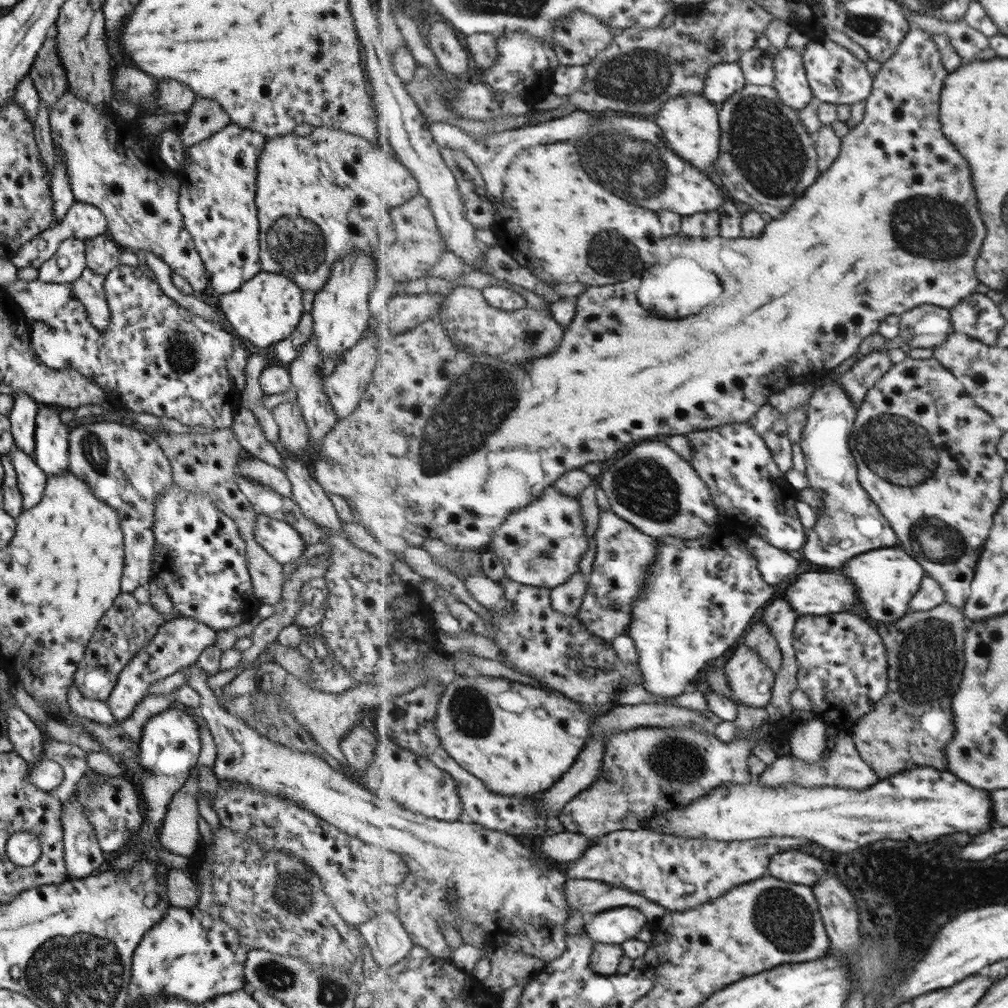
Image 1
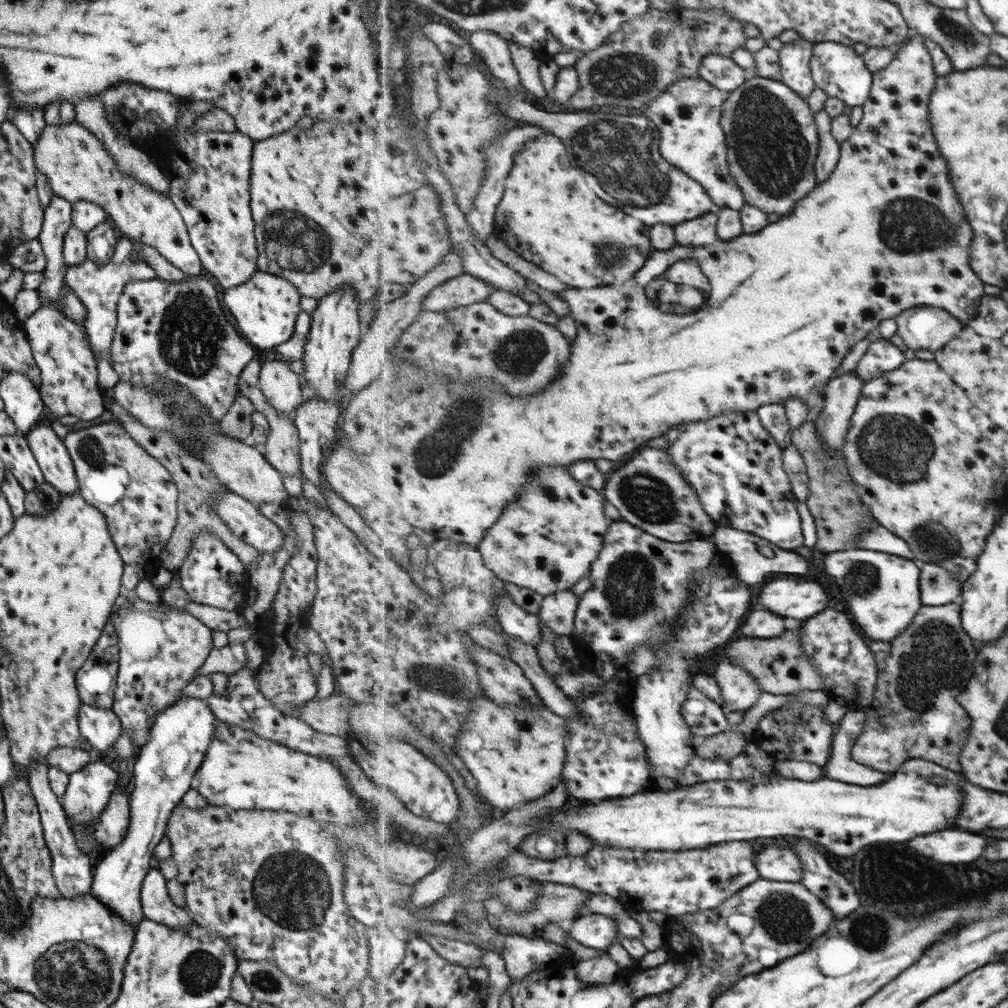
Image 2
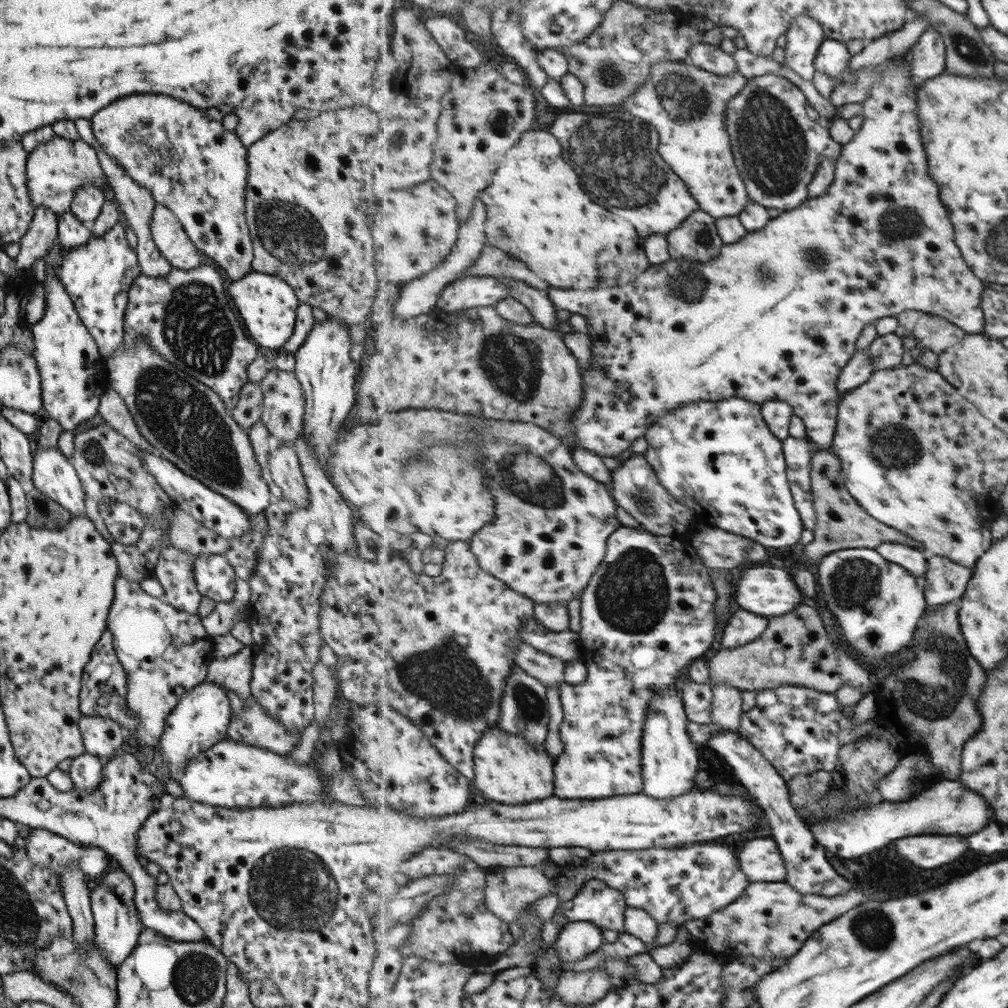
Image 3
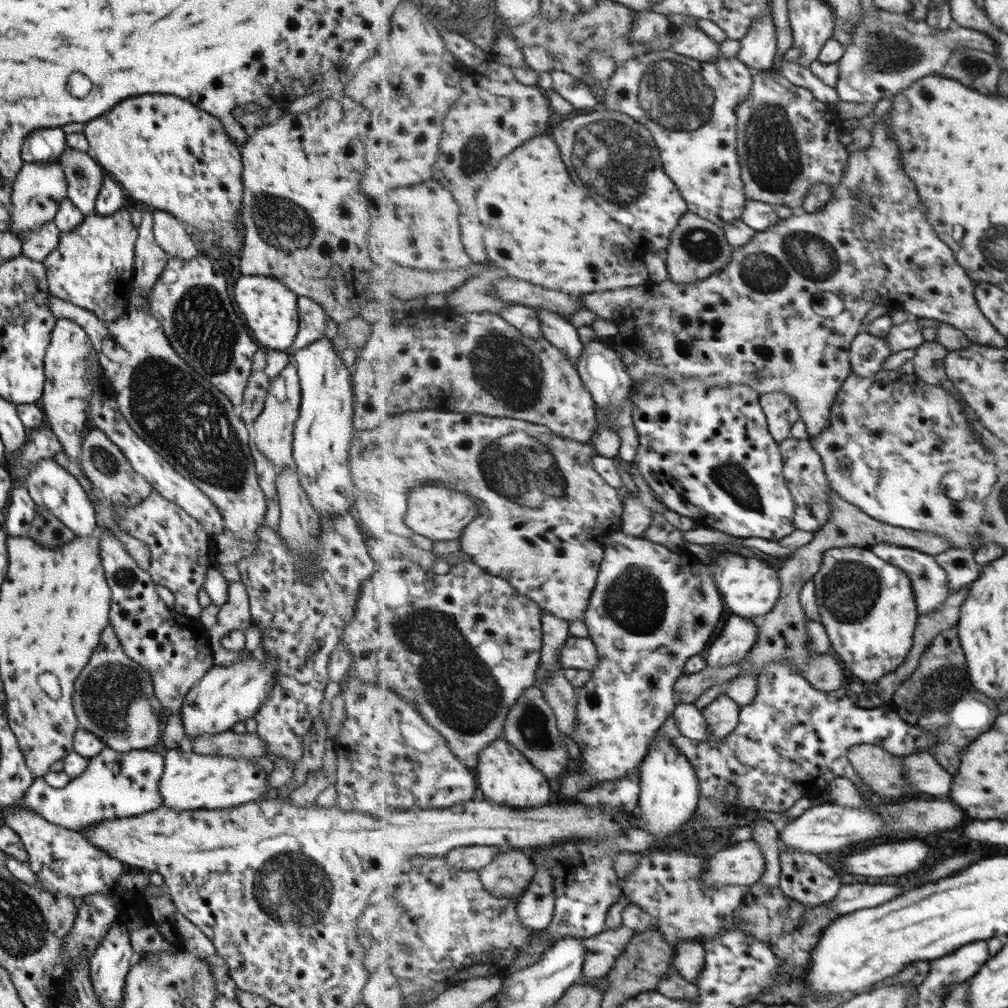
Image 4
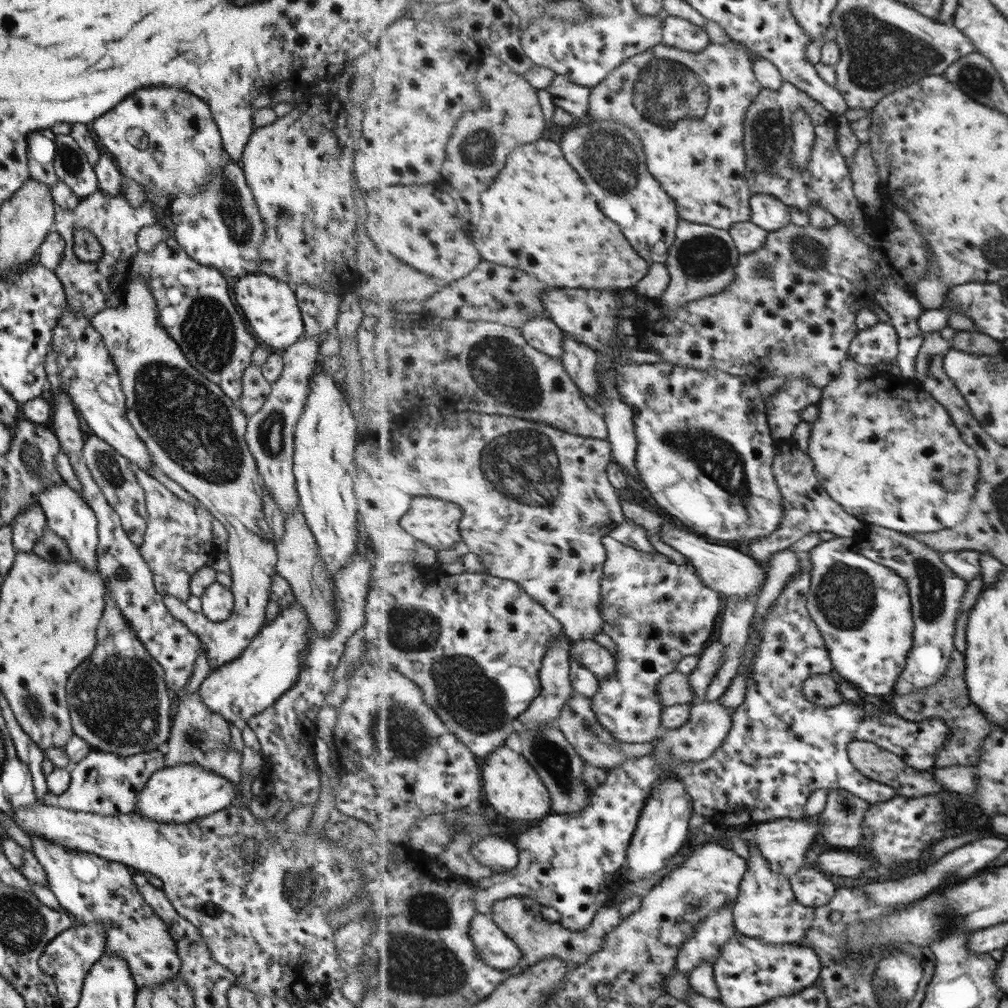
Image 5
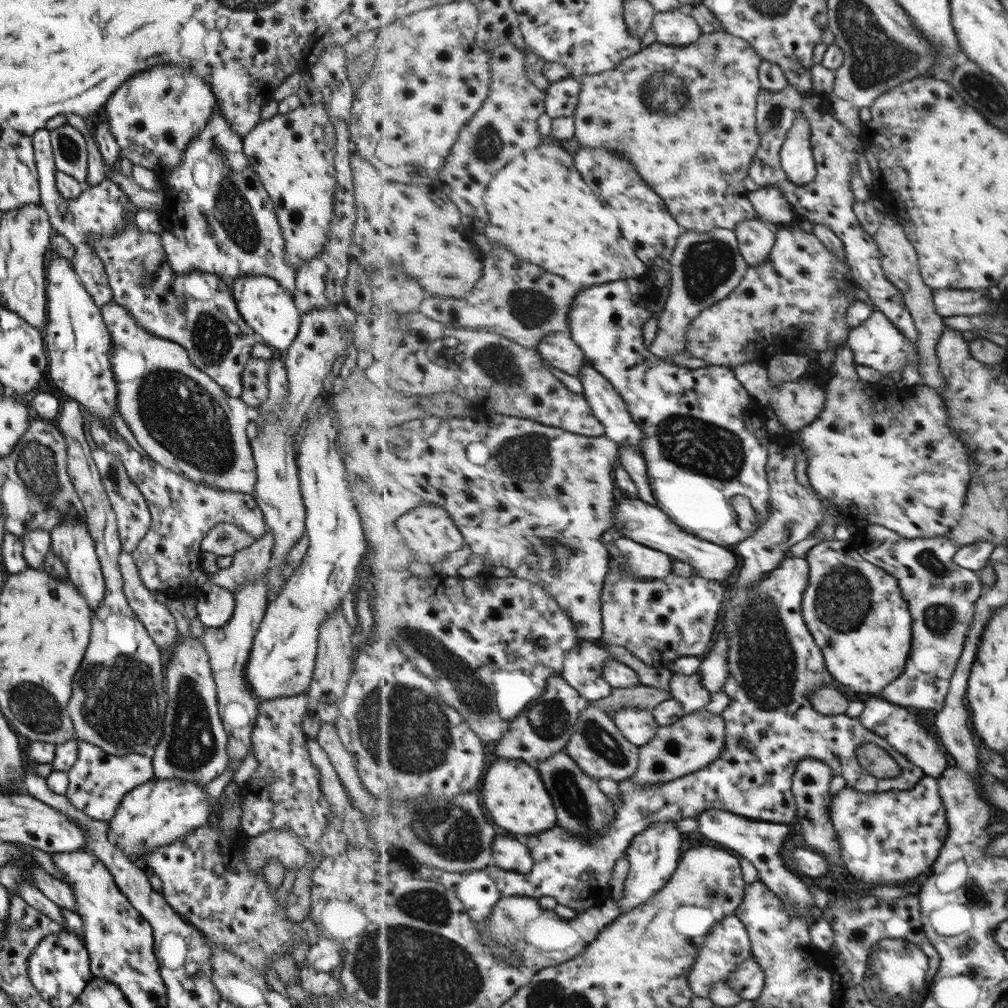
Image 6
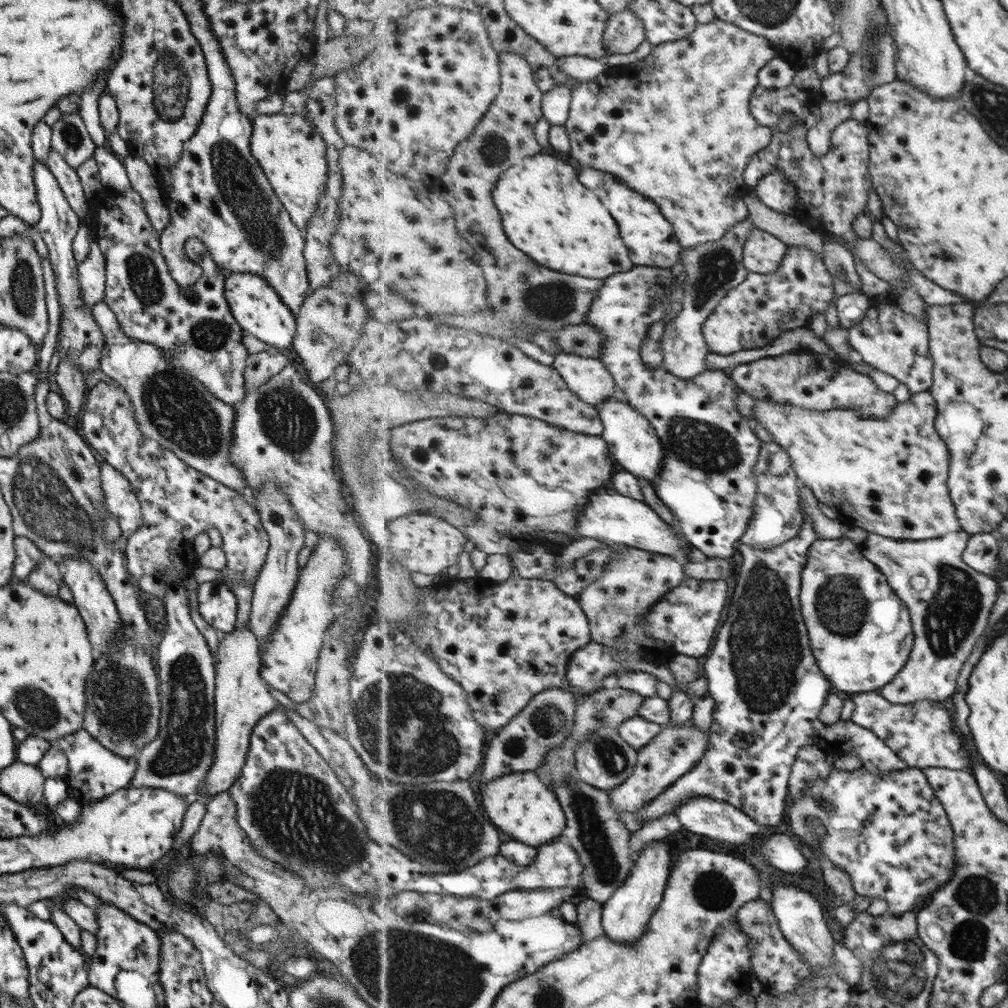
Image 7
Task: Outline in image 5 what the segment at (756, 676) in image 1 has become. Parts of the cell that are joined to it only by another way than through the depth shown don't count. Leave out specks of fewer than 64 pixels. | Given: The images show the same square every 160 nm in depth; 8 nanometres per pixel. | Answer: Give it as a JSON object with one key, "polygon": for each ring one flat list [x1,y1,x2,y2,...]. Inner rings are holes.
{"polygon":[[719,701,693,704,690,721,681,728,664,729,659,737,660,744,654,750,653,755,657,757,659,764,668,764,670,768,675,759,681,762,702,761,713,756,716,748,725,742,733,728,733,713,732,709]]}

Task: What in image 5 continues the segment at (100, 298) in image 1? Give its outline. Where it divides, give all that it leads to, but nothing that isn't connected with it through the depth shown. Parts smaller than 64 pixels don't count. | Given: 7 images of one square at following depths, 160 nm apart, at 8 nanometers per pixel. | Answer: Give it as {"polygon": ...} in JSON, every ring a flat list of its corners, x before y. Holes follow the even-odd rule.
{"polygon":[[97,189,84,198,77,211,68,212,56,204,54,211,53,230,64,240,64,249,60,262,52,271,61,283,66,304,87,317,103,309,114,309,126,294,129,281,128,260,138,250,138,230,158,224,153,204,147,199,140,206,132,208,122,194,104,194],[81,229,88,230,95,236,102,248,100,257,95,261,79,260,73,252,74,232]]}

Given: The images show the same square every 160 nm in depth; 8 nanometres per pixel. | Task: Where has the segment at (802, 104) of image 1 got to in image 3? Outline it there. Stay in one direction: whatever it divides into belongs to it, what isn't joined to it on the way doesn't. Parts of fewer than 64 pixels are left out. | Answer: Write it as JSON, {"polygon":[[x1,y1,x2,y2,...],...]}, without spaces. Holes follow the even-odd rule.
{"polygon":[[798,16,786,35,788,43,783,65,803,80,812,81,817,71,815,61,827,39,825,28,813,16]]}

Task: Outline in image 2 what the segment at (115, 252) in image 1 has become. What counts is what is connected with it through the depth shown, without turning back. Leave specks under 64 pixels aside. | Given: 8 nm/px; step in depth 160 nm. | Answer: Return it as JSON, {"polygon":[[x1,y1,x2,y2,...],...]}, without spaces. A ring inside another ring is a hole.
{"polygon":[[101,222,86,232,86,258,95,264,107,264,114,251,115,232,109,222]]}

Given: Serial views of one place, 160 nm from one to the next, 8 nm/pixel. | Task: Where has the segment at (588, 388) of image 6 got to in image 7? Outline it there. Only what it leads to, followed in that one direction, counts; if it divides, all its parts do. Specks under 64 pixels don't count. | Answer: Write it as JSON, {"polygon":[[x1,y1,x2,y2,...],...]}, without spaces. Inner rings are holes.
{"polygon":[[621,394,610,396,603,403,603,406,597,410,603,420,603,425,605,425,602,436,610,445,612,455,615,456,616,462,620,464,621,468,629,470,629,472,632,472,638,478,646,478,649,484,654,485,655,477,660,473,660,468,664,463,664,450,661,439,653,424,645,416,633,409,628,402,625,402]]}

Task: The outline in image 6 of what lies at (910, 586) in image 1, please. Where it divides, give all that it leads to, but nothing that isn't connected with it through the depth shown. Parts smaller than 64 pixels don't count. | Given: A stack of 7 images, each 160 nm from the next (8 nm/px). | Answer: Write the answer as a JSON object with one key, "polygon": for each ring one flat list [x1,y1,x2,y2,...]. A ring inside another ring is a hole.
{"polygon":[[833,540,821,542,808,552,806,559,810,561,810,586,804,595,802,609,806,617,807,627,813,633,819,648,822,648,827,668,838,682,848,686,854,692,865,693,870,696,875,696,877,693,883,692,889,684,894,683,907,670,907,661,910,659,913,647,914,619,910,611,910,604,903,594,903,589,899,581,884,568,868,561,851,541]]}

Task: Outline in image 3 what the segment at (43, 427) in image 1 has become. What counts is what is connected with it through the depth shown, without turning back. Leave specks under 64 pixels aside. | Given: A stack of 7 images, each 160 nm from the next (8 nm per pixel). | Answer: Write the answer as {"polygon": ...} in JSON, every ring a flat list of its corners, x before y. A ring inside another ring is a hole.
{"polygon":[[34,444,36,450,32,456,32,475,28,485,32,485,41,494,59,503,69,513,69,517,85,517,84,493,80,481,77,479,76,470,58,448]]}

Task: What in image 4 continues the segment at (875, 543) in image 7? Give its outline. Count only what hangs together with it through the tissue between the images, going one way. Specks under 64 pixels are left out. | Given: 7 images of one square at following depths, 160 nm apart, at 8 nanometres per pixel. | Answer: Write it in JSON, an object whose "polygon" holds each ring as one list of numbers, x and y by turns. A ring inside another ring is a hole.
{"polygon":[[882,542,871,548,877,556,883,557,883,560,890,561,891,564,902,568,911,579,914,585,916,599,918,600,918,611,920,616,930,615,935,612,947,599,950,598,952,592,950,590,950,579,947,571,938,563,936,555,921,552,919,549,907,548,899,544,889,544]]}

